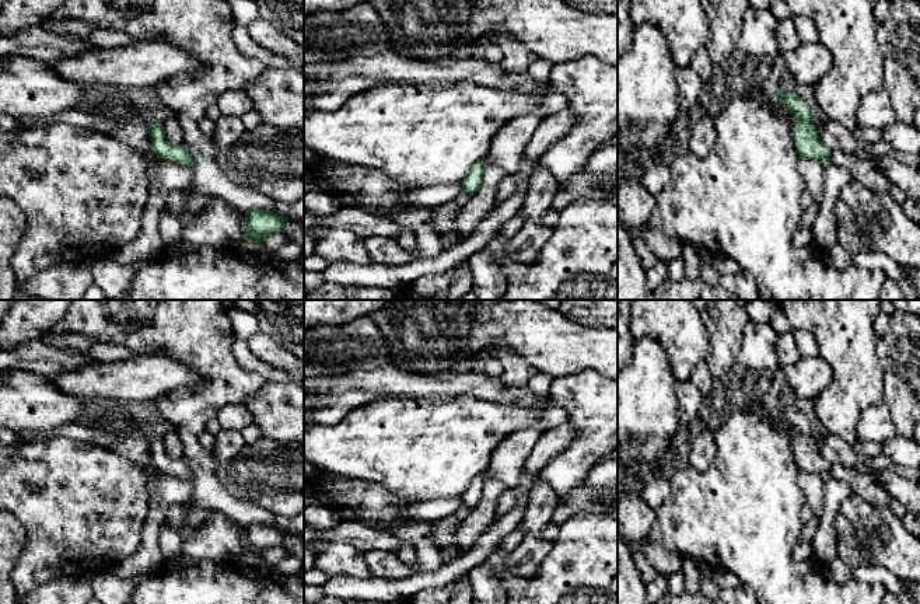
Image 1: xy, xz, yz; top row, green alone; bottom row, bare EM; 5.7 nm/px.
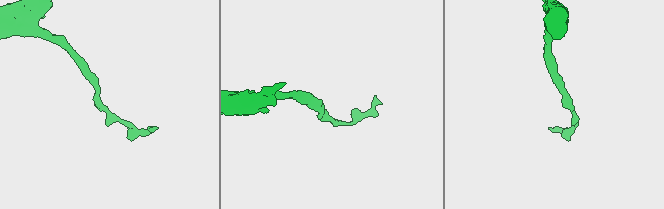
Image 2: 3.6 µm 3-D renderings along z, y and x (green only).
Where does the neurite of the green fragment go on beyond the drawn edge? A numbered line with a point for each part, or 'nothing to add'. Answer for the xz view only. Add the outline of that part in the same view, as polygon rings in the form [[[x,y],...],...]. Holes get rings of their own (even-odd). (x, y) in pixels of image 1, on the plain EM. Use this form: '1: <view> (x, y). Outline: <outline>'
nothing to add

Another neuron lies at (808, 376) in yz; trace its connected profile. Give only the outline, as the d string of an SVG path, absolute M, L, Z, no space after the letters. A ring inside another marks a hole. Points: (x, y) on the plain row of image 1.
M801 356L794 364L779 369L777 381L795 397L814 401L829 385L830 367L821 356Z

